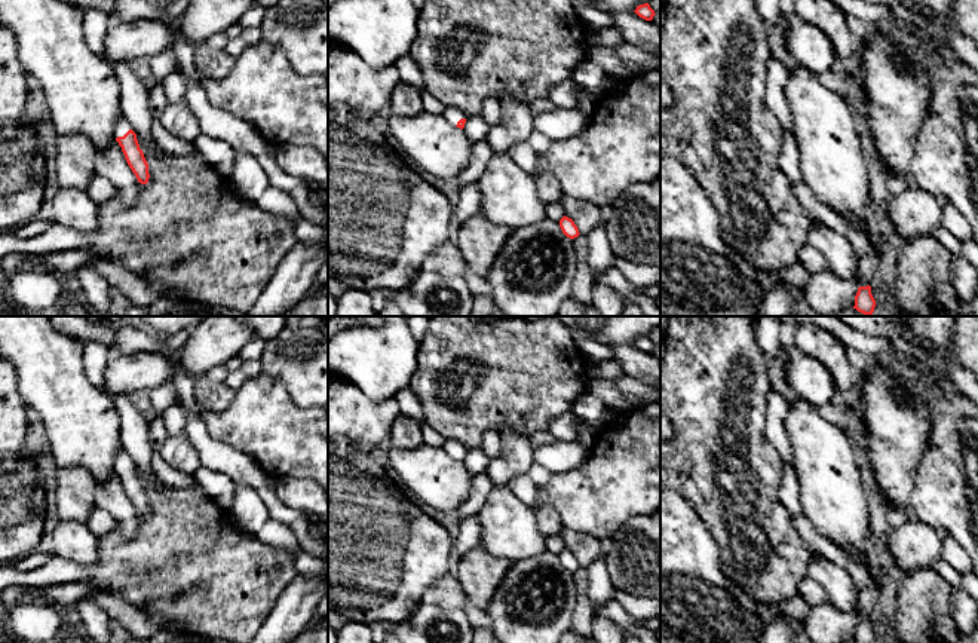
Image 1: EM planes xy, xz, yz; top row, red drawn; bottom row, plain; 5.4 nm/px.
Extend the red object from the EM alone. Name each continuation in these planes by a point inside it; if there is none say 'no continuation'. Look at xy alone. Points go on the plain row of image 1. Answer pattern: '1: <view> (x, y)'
1: xy (122, 459)

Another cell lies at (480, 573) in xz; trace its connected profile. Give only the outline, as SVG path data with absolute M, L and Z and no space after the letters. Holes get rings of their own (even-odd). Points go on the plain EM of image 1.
M482 542L459 557L453 566L459 573L463 591L478 609L487 610L487 606L511 567L511 561L491 555Z

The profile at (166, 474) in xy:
M153 451L153 471L159 481L166 486L172 486L177 489L190 489L199 486L193 475L187 475L181 471L169 466L160 456L159 451Z

